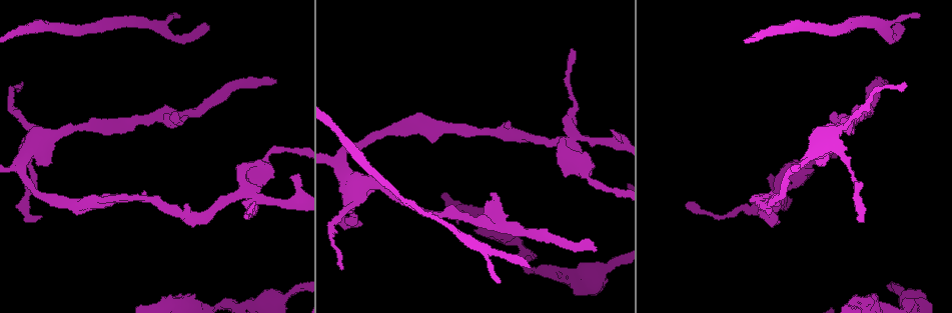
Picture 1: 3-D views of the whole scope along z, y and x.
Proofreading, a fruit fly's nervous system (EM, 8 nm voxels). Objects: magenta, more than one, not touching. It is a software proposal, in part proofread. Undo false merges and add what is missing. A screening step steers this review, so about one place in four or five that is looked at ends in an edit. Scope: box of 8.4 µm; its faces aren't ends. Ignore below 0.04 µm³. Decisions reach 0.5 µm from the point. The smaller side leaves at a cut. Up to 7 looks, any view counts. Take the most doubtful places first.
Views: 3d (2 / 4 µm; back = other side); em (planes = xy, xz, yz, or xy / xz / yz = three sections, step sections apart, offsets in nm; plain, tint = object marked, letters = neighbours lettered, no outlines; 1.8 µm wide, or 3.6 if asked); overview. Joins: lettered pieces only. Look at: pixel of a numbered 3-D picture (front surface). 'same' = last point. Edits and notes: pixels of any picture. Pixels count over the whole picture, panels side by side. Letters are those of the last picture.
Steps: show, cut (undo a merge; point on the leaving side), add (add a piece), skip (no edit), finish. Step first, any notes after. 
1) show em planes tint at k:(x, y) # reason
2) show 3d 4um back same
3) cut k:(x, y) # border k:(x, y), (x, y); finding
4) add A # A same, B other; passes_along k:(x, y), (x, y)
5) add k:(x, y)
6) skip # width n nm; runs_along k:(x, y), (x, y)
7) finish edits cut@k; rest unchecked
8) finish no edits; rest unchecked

show 3d 2um at 1:(528, 265) # branch stops here

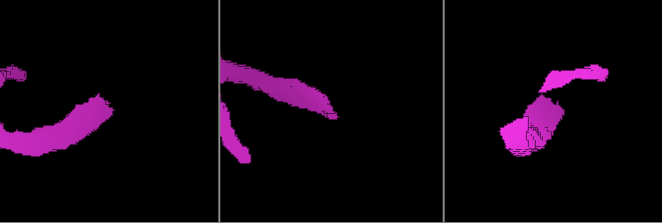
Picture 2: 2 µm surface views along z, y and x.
show em 3.6um yz step 4 tint at 2:(561, 108)

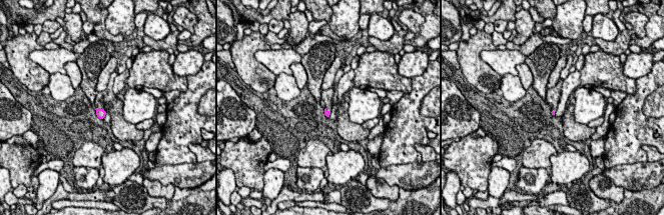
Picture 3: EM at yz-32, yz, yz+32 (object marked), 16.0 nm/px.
show em 3.6um planes letters same # cut it another way

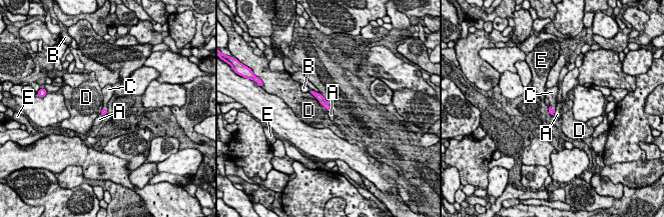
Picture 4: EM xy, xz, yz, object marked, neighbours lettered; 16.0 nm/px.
add C # A other, B other, C same, D other, E other; passes_along 4:(551, 111), (551, 108), (550, 98); the cell continues

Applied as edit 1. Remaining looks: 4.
show overview # see it whole again

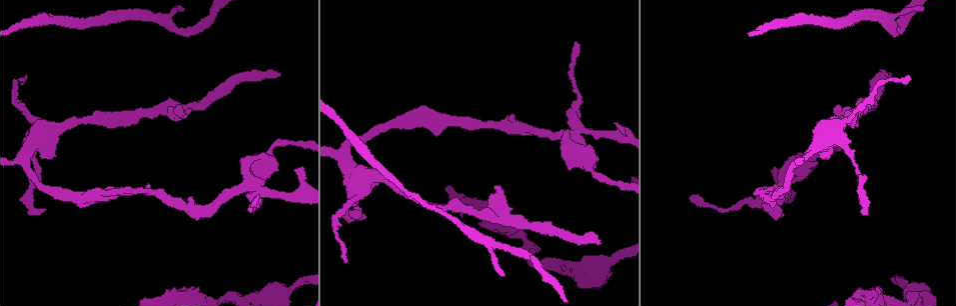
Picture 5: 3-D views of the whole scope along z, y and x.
show em planes tint at 5:(864, 292) # free end

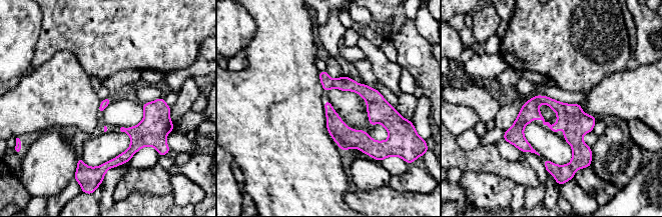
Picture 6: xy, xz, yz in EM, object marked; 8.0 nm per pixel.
show em planes letters same # what lies round it

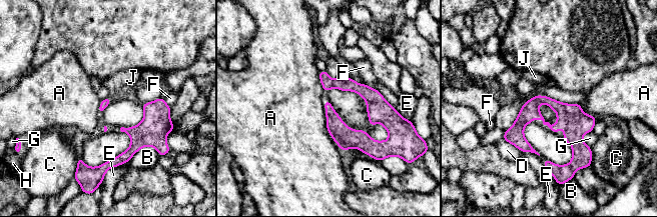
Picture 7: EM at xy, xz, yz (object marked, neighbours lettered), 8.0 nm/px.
skip # A other, B other, C other, D other, E other, F other, G other, H other, J other; runs_along 7:(326, 103), (351, 138), (375, 143); no lettered piece goes on from it

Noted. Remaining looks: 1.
show em planes letters at 5:(800, 163) # calibre changes

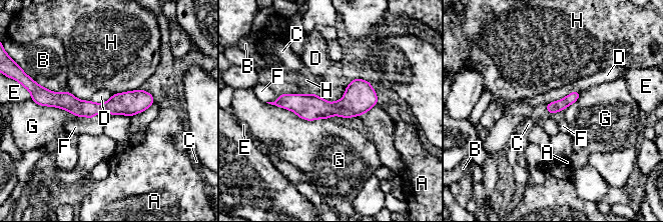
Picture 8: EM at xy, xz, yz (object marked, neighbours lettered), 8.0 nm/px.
skip # A other, B other, C other, D other, E other, F other, G other, H other; runs_along 8:(47, 99), (76, 107), (150, 101); continuous, no second cell

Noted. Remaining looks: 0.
finish edits add@4; rest unchecked

